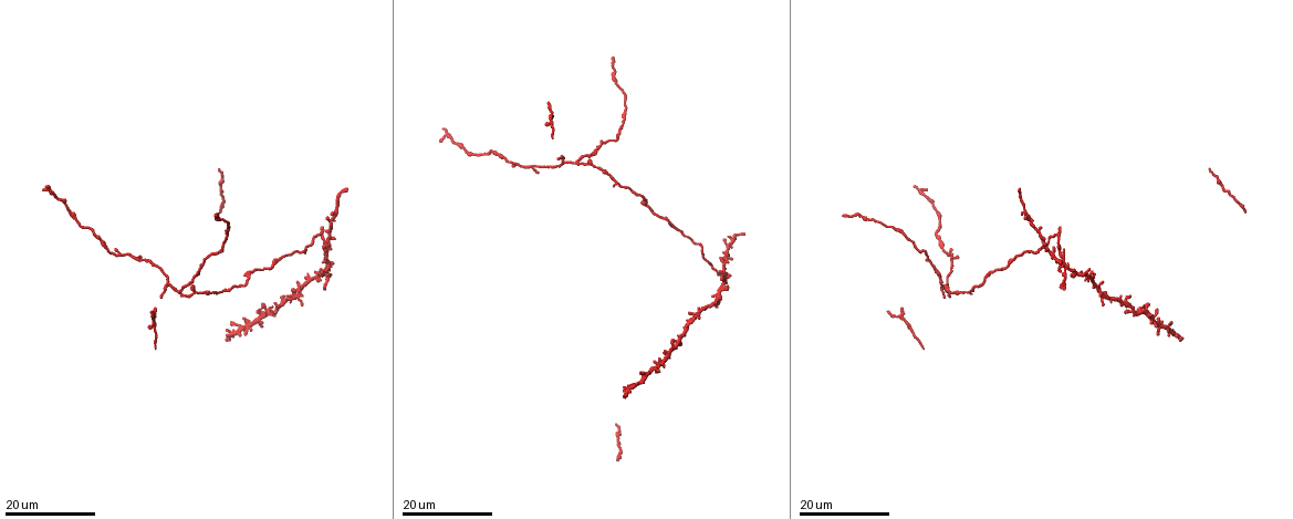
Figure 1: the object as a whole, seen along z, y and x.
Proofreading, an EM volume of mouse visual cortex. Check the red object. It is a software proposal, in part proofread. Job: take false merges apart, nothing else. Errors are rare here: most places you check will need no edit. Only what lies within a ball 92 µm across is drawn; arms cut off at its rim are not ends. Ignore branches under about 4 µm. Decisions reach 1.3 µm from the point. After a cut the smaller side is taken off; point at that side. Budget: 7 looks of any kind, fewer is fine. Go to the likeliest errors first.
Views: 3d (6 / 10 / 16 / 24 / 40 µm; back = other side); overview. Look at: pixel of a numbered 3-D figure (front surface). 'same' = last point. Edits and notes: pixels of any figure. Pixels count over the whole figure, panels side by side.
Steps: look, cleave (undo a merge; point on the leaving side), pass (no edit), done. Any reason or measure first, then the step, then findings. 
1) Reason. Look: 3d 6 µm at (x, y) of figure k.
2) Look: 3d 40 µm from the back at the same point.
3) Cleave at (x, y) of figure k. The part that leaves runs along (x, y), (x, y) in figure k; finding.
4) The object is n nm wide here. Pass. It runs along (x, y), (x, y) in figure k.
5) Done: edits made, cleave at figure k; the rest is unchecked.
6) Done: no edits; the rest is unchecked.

Four or more arms meet. Look: 3d 24 µm at (1064, 266) of figure 1.

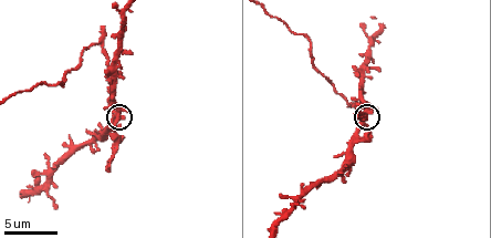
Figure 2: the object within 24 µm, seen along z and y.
Look: 3d 10 µm at the same point.

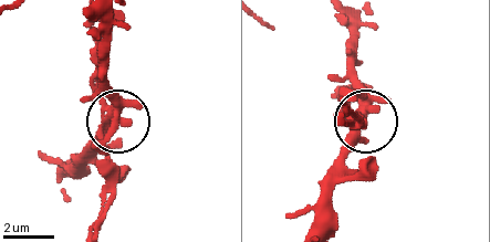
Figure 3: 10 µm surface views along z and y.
The object is 360 nm wide here. Pass. Continuous, no second neuron.

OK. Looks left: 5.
Sudden change in width. Look: 3d 24 µm at (600, 167) of figure 1.

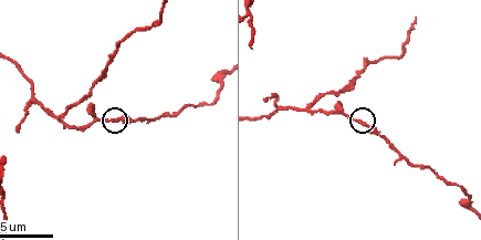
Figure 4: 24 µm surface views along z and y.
Closer look. Look: 3d 10 µm at (363, 125) of figure 4.

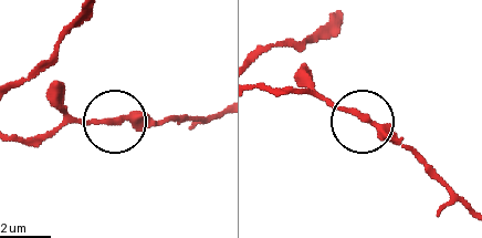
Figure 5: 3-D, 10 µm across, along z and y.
Look: 3d 6 µm at (119, 120) of figure 5.

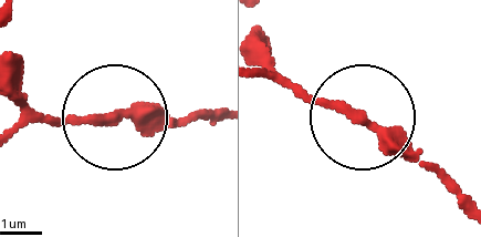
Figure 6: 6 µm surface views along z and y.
Pass. It runs along (467, 204), (351, 116), (269, 78) in figure 6; one neuron here.

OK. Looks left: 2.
Thick turns thin. Look: 3d 24 µm at (219, 186) of figure 1.

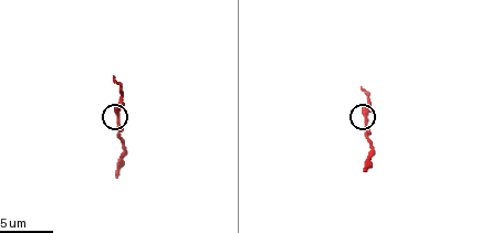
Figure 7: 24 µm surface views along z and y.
Look: 3d 10 µm at (117, 117) of figure 7.

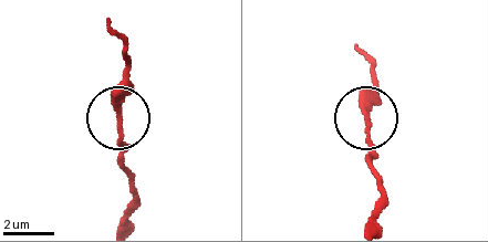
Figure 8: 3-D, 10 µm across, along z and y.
Pass. All the same neuron.

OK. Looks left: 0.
Done: no edits; the rest is unchecked.

